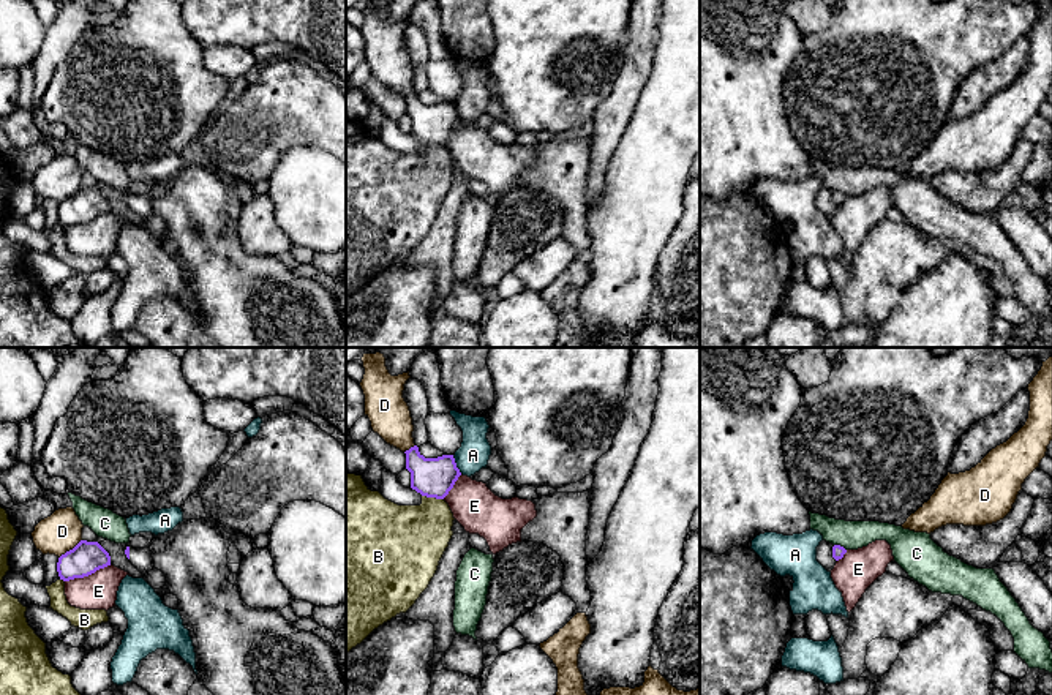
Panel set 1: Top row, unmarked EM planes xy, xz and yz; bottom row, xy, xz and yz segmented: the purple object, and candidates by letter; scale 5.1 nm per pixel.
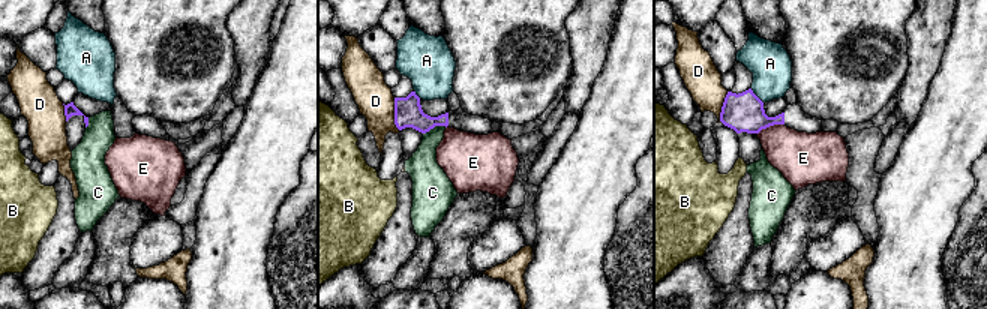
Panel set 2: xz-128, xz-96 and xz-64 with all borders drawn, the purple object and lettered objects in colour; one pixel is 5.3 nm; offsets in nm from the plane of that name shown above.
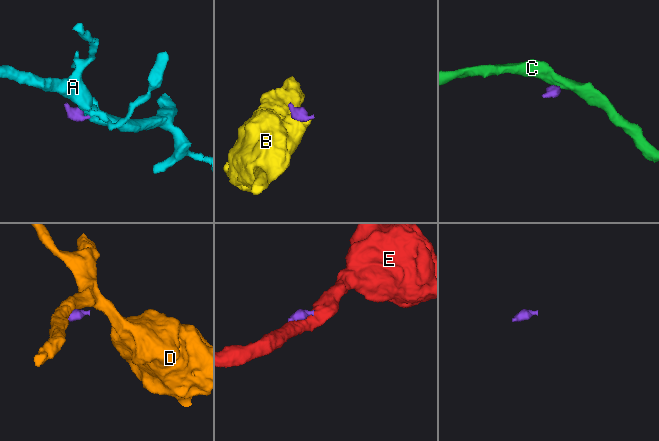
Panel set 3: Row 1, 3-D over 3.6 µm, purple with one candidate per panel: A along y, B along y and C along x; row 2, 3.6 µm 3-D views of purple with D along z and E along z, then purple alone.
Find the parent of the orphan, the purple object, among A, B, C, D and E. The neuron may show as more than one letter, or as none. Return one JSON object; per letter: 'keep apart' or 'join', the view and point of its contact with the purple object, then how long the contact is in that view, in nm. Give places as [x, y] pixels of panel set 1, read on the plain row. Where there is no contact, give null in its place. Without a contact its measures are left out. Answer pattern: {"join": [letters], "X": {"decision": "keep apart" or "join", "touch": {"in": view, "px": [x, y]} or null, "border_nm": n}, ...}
{"join": [], "A": {"decision": "keep apart", "touch": {"in": "xz", "px": [455, 111]}, "border_nm": 110}, "B": {"decision": "keep apart", "touch": {"in": "xz", "px": [433, 142]}, "border_nm": 110}, "C": {"decision": "keep apart", "touch": {"in": "yz", "px": [839, 191]}, "border_nm": 70}, "D": {"decision": "keep apart", "touch": {"in": "xy", "px": [70, 196]}, "border_nm": 160}, "E": {"decision": "keep apart", "touch": {"in": "xy", "px": [87, 221]}, "border_nm": 260}}

